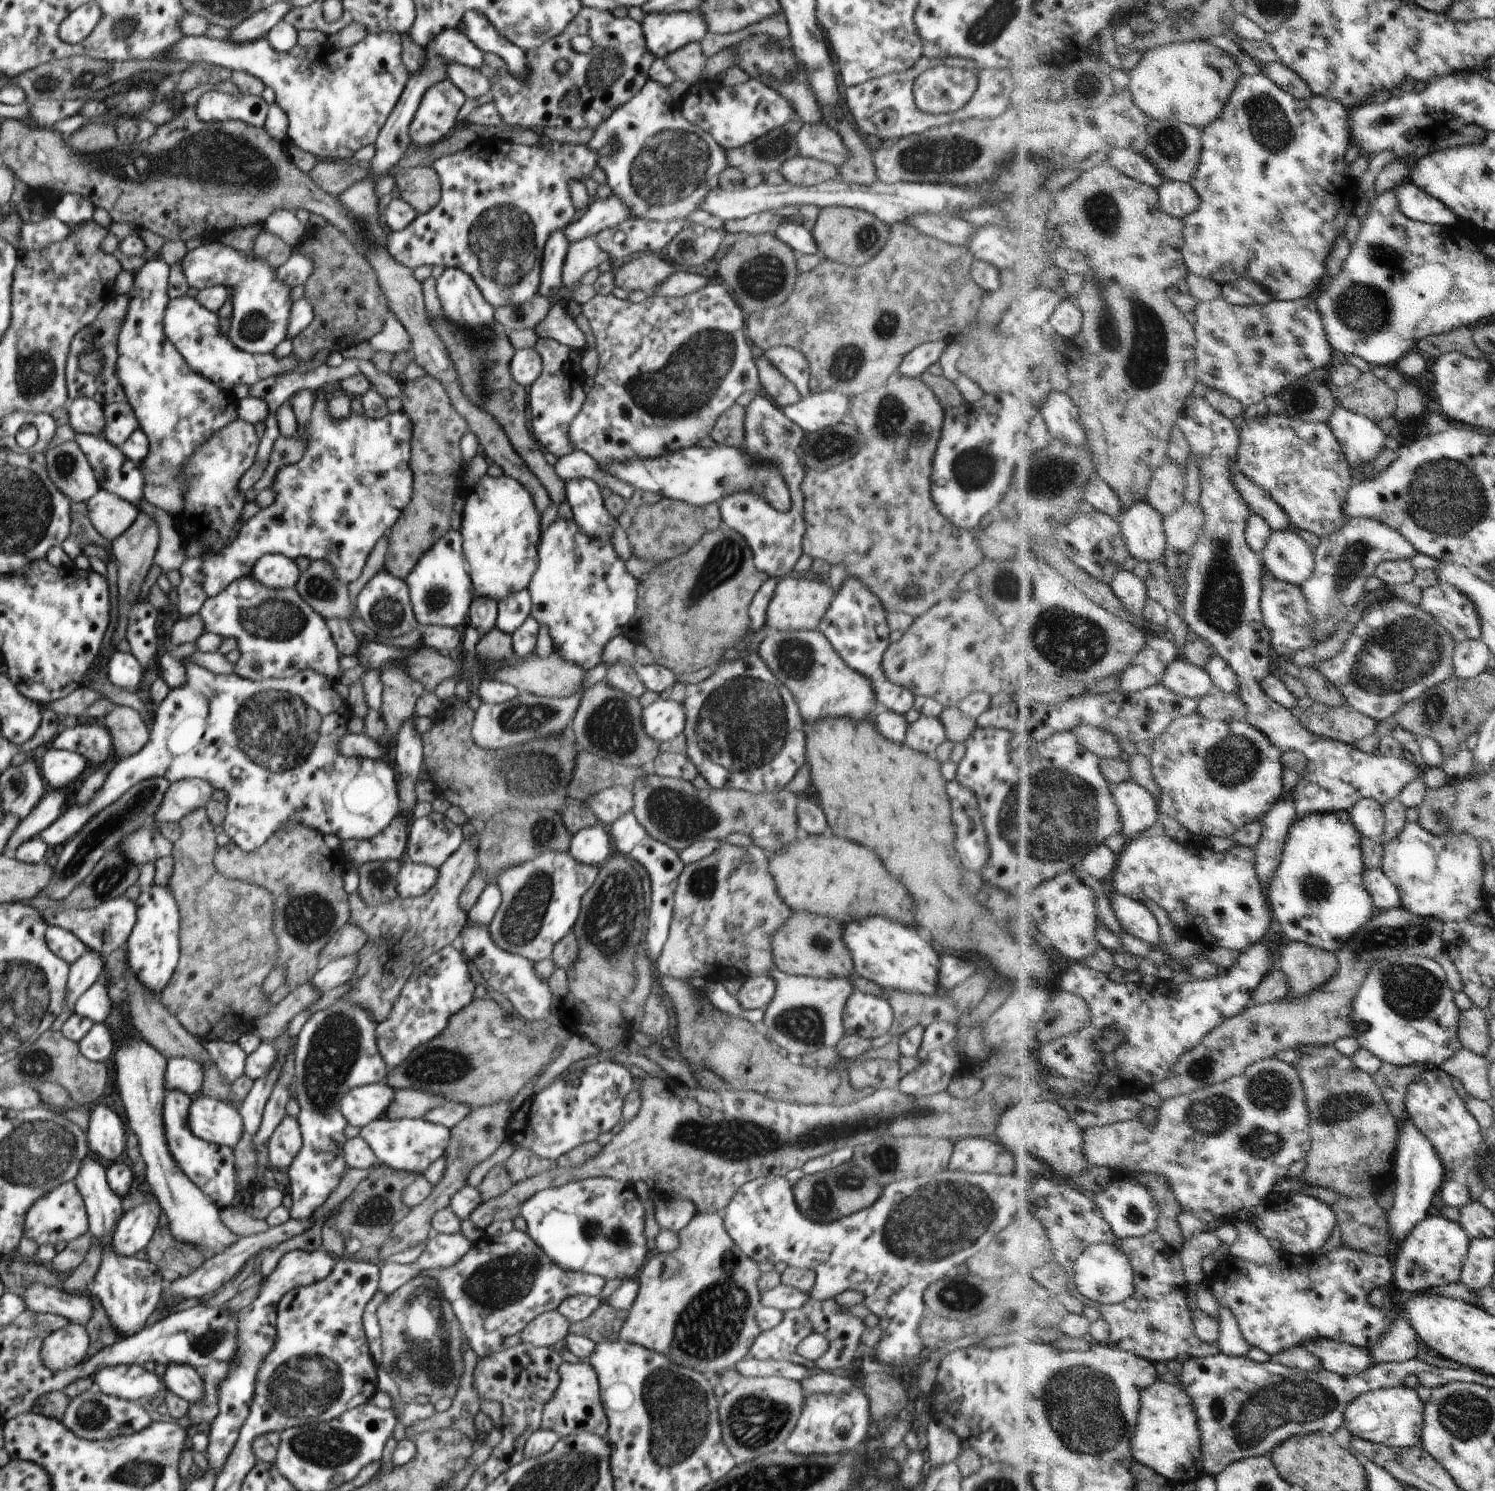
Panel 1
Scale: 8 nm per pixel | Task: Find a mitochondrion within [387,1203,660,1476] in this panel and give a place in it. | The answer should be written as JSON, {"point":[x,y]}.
{"point":[429,1354]}

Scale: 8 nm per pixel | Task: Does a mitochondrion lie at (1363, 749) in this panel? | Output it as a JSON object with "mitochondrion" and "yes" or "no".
{"mitochondrion":"no"}

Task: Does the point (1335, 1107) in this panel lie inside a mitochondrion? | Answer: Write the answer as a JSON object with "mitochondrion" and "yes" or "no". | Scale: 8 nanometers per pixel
{"mitochondrion":"yes"}

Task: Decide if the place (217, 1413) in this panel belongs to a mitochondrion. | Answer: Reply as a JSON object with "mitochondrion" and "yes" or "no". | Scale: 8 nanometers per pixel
{"mitochondrion":"no"}

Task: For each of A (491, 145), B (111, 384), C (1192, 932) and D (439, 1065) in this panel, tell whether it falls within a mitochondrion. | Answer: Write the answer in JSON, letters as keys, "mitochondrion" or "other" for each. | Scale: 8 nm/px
{"A":"other","B":"other","C":"other","D":"mitochondrion"}

